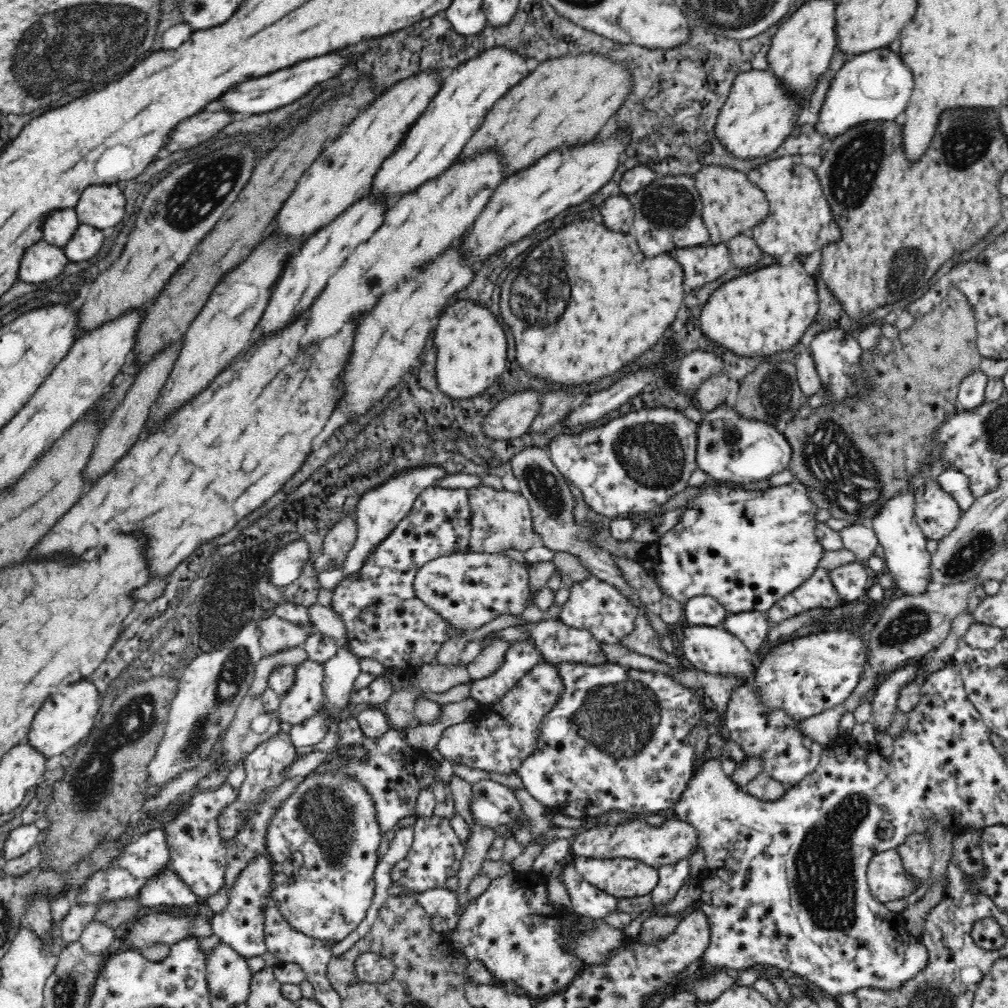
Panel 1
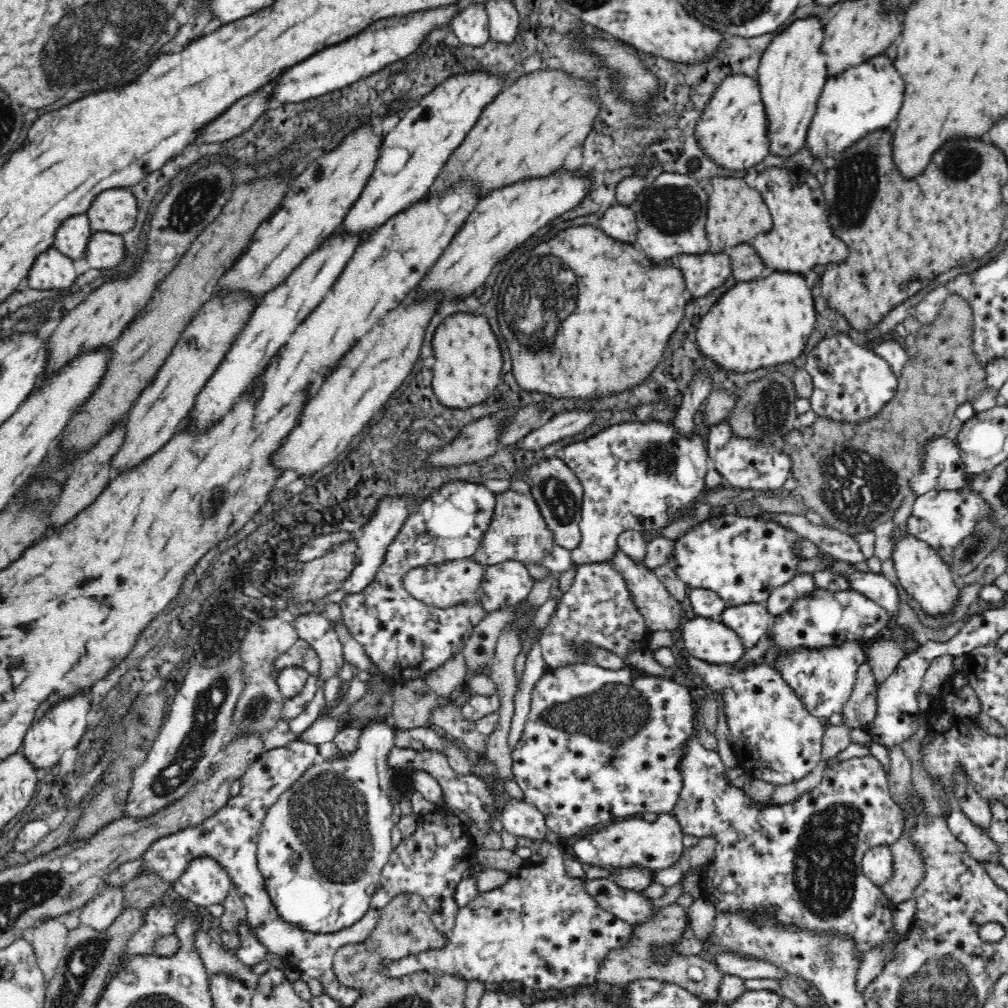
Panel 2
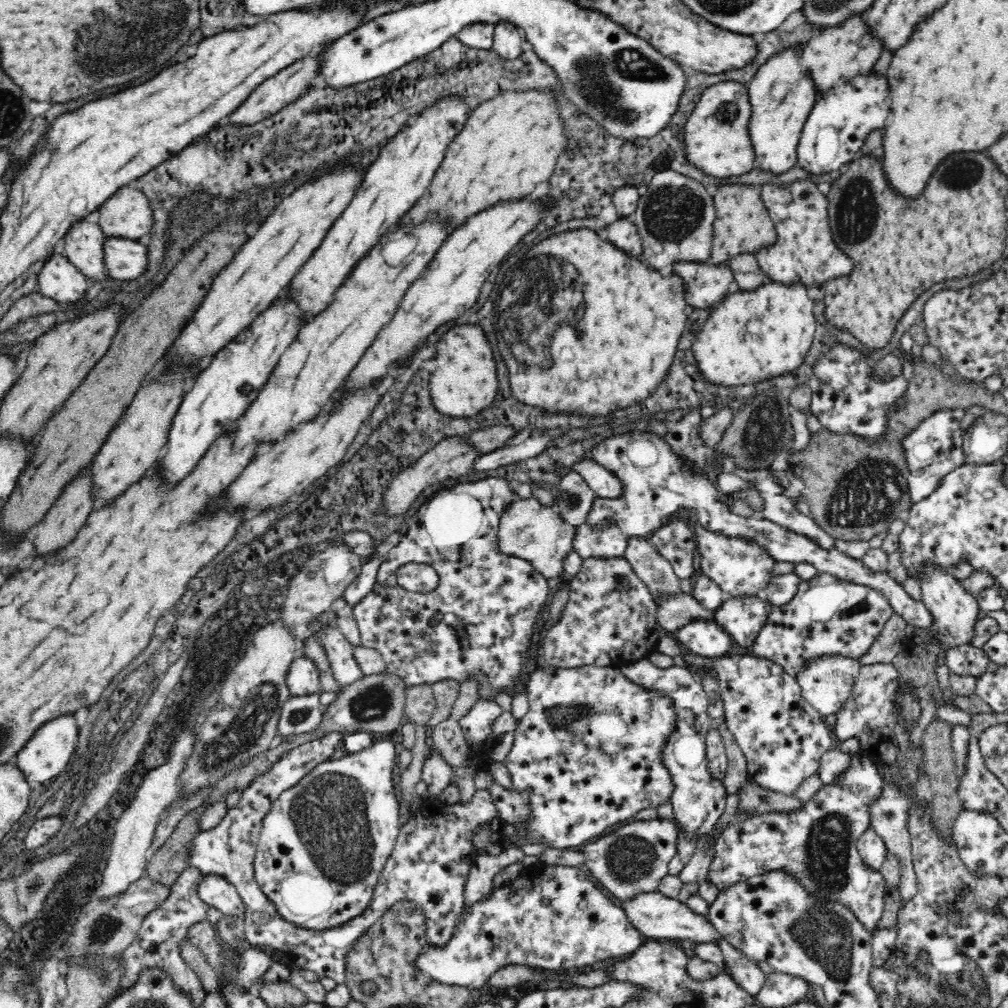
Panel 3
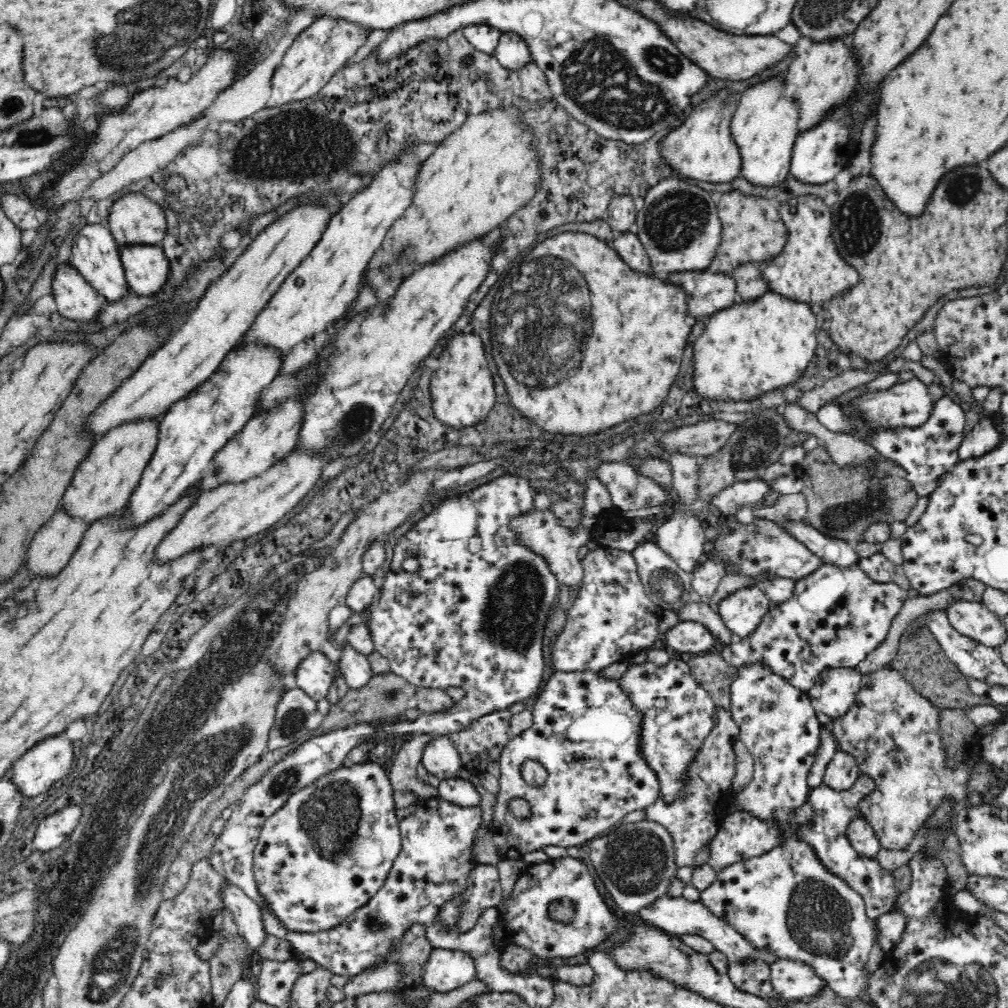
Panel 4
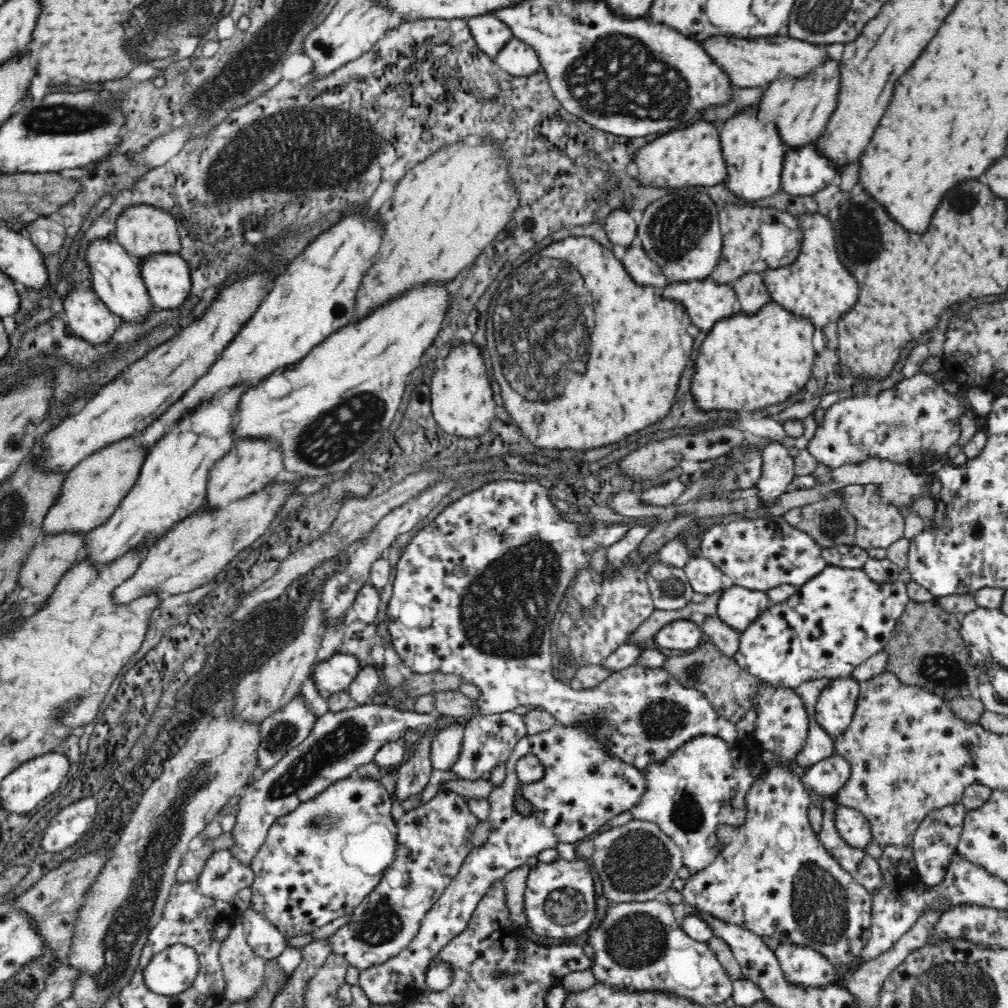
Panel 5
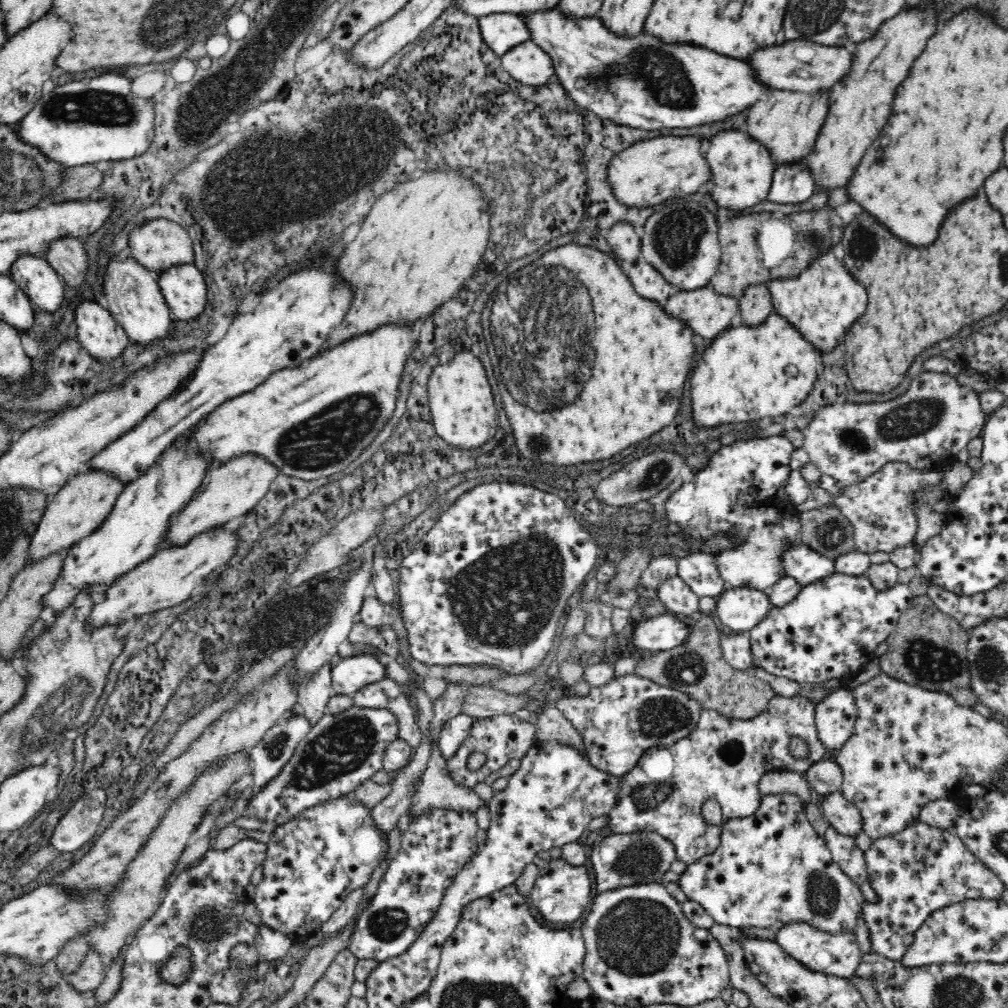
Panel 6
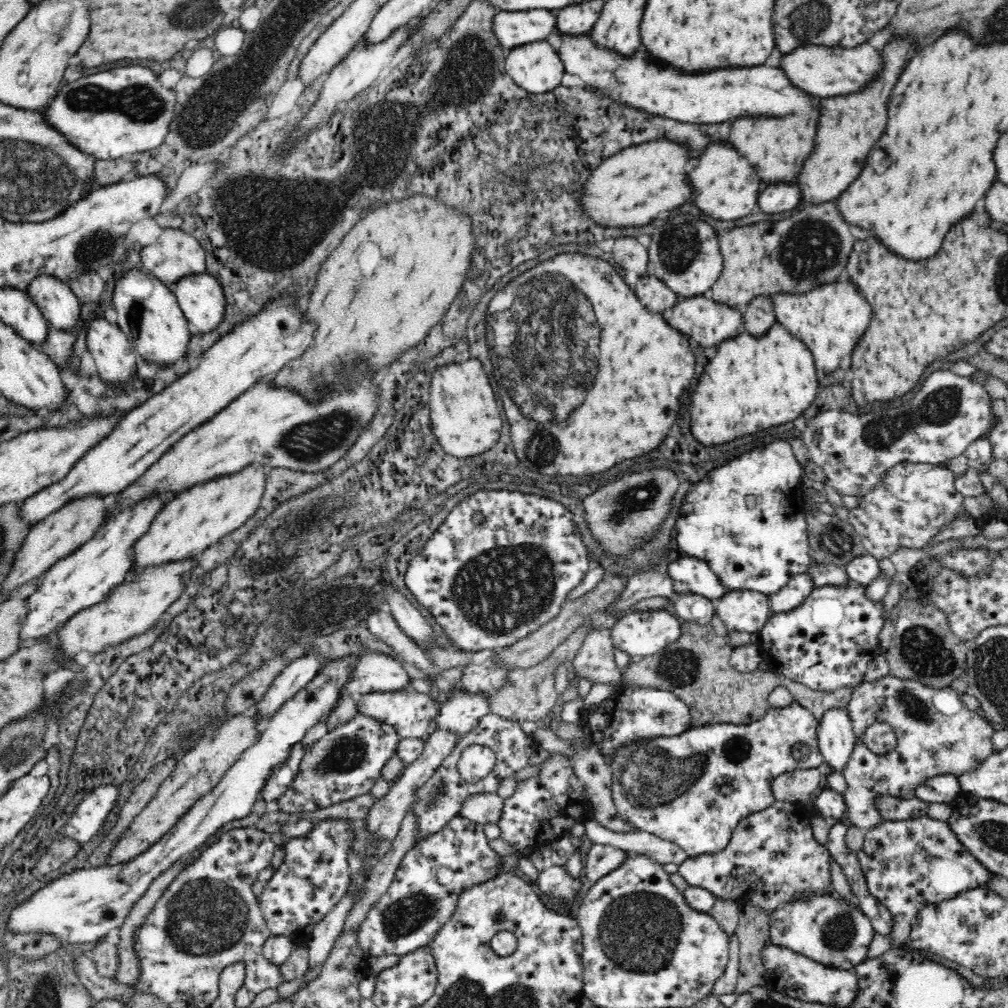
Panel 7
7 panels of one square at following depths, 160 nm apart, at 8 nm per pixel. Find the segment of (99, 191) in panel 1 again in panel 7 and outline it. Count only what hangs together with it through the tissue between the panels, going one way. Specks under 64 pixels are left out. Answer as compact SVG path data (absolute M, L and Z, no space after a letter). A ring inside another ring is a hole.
M162 227L162 233L156 241L150 245L142 246L139 255L144 266L143 270L170 286L180 278L203 274L206 271L202 245L191 234L178 228Z

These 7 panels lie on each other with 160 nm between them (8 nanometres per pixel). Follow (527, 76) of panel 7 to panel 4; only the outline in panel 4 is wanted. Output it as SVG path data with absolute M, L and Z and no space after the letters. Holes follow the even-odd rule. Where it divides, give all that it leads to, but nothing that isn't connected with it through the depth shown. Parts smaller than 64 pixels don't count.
M501 32L493 54L508 70L520 70L532 60L529 46L516 32Z

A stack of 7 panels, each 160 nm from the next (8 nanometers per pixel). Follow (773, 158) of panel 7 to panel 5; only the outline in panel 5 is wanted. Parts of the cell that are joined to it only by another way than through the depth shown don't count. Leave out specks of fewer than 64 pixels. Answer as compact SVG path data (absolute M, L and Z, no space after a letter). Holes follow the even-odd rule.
M826 58L820 66L816 66L816 70L810 70L808 74L804 74L804 78L798 78L796 84L788 78L774 82L766 90L766 94L760 102L760 114L758 114L760 120L764 120L764 116L774 118L786 150L810 144L816 138L819 139L826 124L828 124L828 120L830 120L830 116L832 116L832 112L836 110L836 98L840 94L841 86L838 62L832 58Z

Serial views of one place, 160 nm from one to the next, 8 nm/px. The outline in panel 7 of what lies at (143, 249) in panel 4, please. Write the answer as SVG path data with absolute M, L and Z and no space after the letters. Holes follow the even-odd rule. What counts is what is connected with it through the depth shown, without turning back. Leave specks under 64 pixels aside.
M206 273L194 274L174 282L171 290L194 331L208 332L222 322L226 297L218 279Z

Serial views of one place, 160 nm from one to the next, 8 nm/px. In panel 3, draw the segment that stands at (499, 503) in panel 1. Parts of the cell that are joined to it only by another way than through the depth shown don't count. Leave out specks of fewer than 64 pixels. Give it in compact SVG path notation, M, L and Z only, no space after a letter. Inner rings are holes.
M515 495L514 500L504 508L500 518L496 549L498 553L528 561L546 578L558 577L565 581L567 577L562 569L562 560L572 552L572 540L576 530L577 527L572 527L564 519L560 519L552 507L543 505L533 497L521 498L520 495Z

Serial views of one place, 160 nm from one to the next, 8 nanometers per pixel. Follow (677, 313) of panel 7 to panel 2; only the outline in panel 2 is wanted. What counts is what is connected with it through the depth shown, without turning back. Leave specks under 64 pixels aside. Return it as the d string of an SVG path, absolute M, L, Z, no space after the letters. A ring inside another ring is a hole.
M708 250L706 254L700 253L700 256L682 254L676 258L676 266L682 270L686 288L692 296L708 294L732 274L728 252L714 254Z

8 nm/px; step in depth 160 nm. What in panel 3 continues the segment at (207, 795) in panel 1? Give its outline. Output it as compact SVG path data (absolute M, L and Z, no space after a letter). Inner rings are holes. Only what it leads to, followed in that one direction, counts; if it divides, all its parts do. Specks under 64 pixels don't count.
M203 874L196 893L201 901L222 911L223 914L242 917L244 915L245 906L238 896L236 887L223 876Z

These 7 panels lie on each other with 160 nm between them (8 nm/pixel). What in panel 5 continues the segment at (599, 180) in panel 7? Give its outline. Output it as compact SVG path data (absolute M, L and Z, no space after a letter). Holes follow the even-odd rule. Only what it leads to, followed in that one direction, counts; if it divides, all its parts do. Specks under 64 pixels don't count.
M709 115L696 120L690 126L684 126L684 129L678 132L667 132L656 138L654 142L646 144L642 150L636 152L636 177L642 185L657 186L663 191L680 186L698 188L724 183L728 178L728 163L720 145L720 131Z

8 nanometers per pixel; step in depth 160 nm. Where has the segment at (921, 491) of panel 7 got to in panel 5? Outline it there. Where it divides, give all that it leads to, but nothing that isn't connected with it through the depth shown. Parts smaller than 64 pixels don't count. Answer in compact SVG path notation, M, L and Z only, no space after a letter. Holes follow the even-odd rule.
M848 485L838 490L843 496L845 509L850 510L857 520L855 544L870 550L871 548L886 548L892 542L904 537L904 514L896 509L896 506L884 504L880 495L876 493L876 485Z

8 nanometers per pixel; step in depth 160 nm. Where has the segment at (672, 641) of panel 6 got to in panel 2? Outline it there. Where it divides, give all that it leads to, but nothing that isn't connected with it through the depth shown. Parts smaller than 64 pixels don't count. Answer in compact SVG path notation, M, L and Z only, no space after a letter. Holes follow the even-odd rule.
M694 617L684 624L684 646L688 656L715 666L732 665L741 660L745 647L741 638L721 622Z

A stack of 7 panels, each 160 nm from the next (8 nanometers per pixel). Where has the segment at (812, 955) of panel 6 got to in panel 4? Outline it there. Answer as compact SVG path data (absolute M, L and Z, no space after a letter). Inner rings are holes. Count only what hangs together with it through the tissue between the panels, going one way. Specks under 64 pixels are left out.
M777 959L769 966L774 995L783 1001L798 1001L821 992L825 982L808 963Z

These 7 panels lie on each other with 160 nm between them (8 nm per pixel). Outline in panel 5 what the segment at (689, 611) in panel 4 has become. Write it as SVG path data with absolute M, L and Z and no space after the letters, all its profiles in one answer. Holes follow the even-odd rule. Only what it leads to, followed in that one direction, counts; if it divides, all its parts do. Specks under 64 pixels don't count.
M698 617L699 625L702 625L702 631L710 637L711 643L716 645L727 657L734 657L738 651L741 633L733 630L719 617Z

